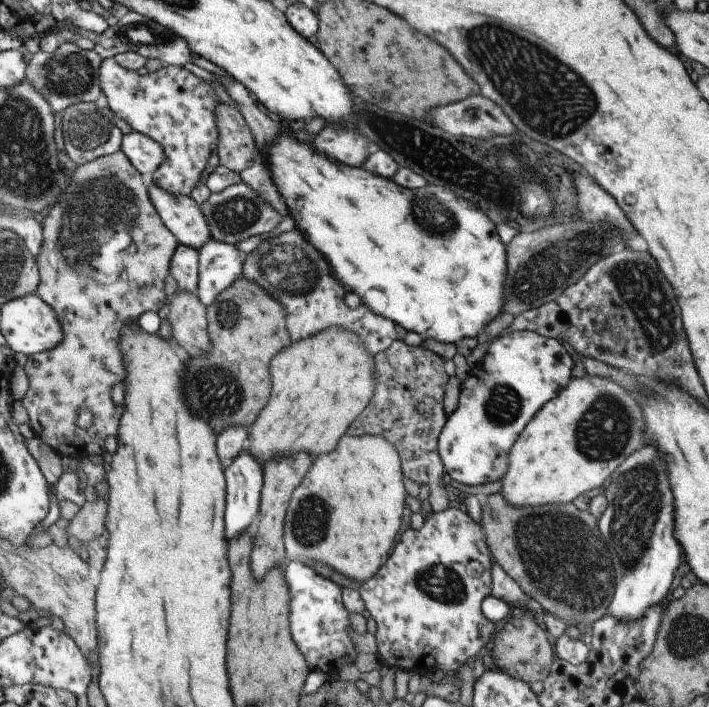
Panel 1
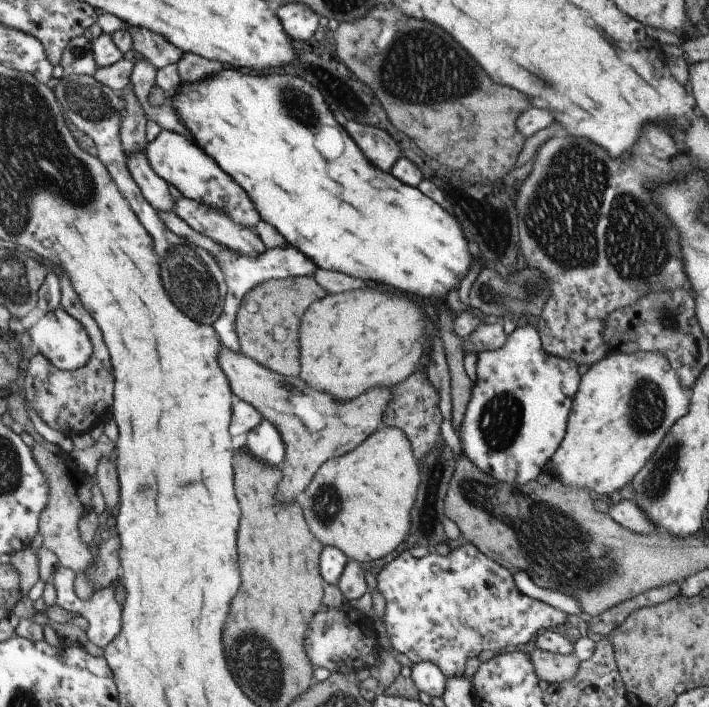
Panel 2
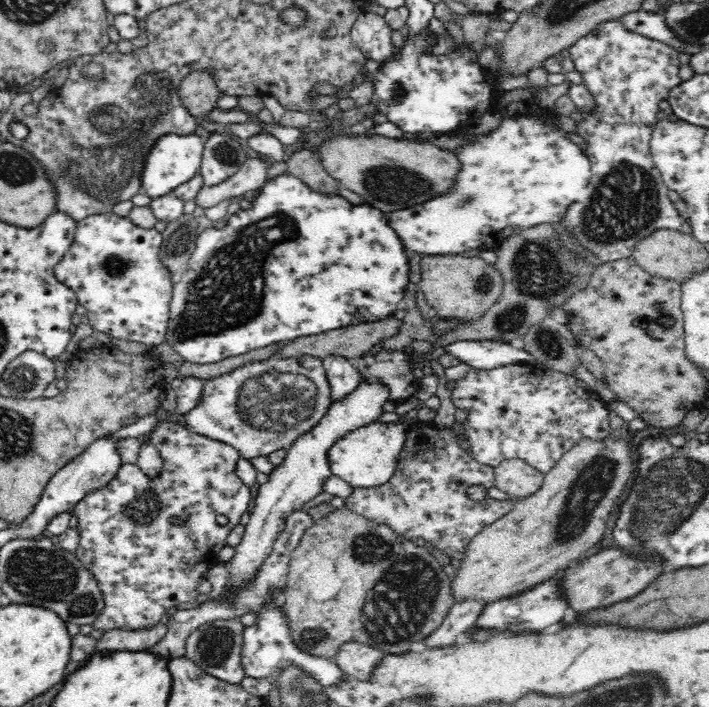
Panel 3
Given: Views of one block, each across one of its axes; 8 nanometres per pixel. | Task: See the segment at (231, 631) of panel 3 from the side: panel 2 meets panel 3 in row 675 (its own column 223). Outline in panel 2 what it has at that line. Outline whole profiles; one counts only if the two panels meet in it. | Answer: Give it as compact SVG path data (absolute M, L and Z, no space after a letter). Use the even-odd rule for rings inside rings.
M182 196L174 200L172 210L196 232L248 258L258 258L267 251L254 229L242 228L234 224L234 220L226 216L226 212L222 210L210 206L204 207L200 202Z

